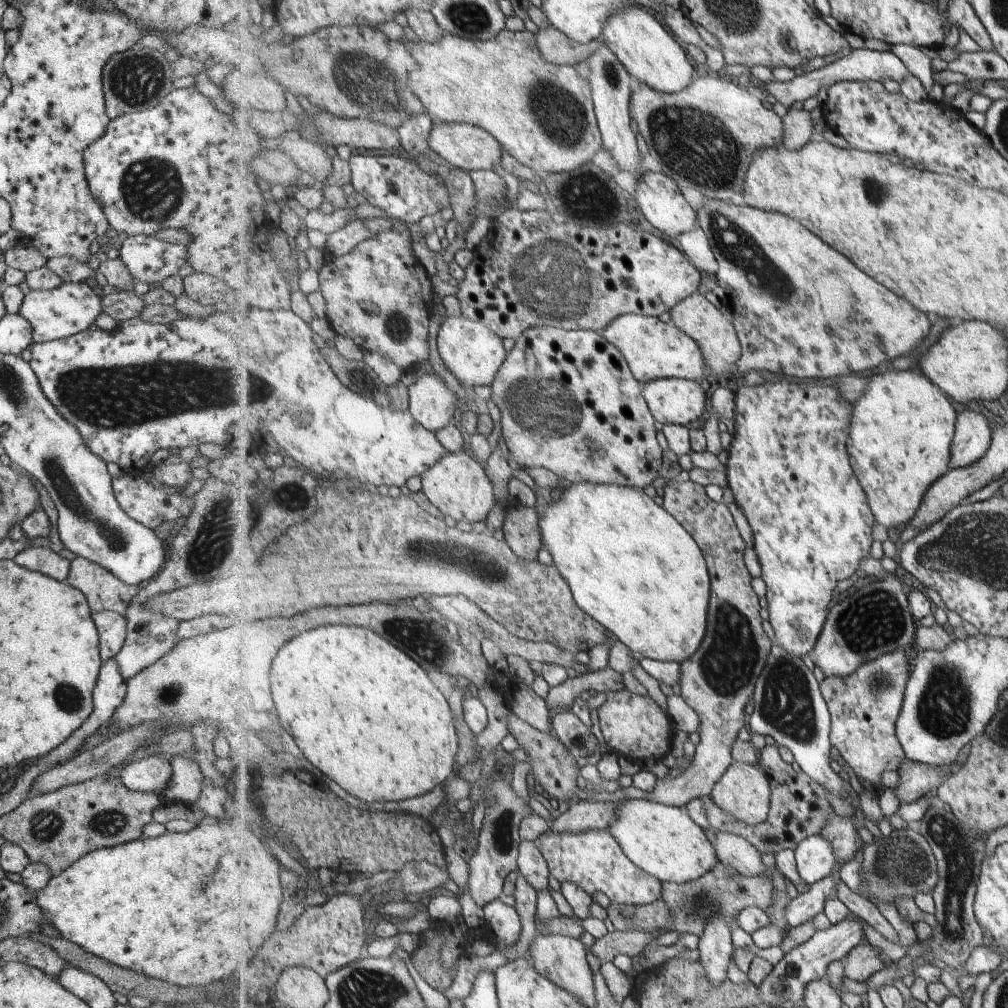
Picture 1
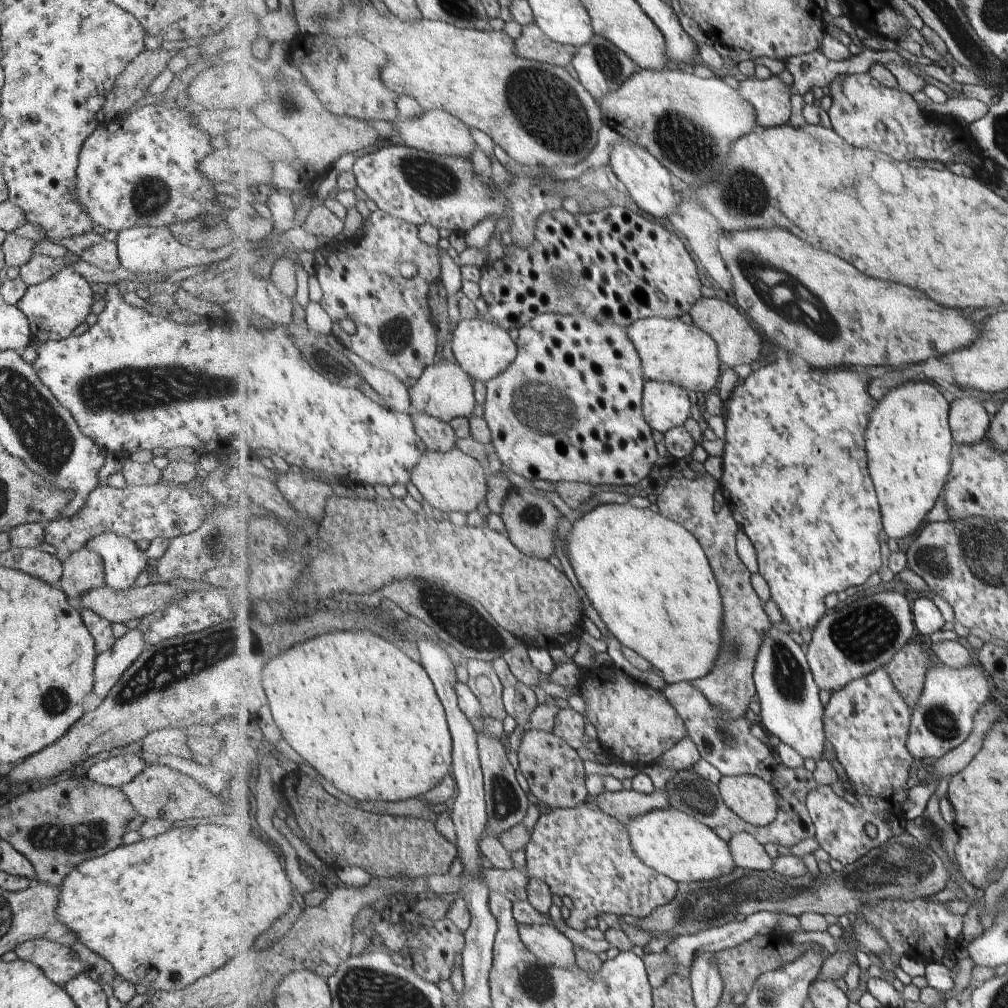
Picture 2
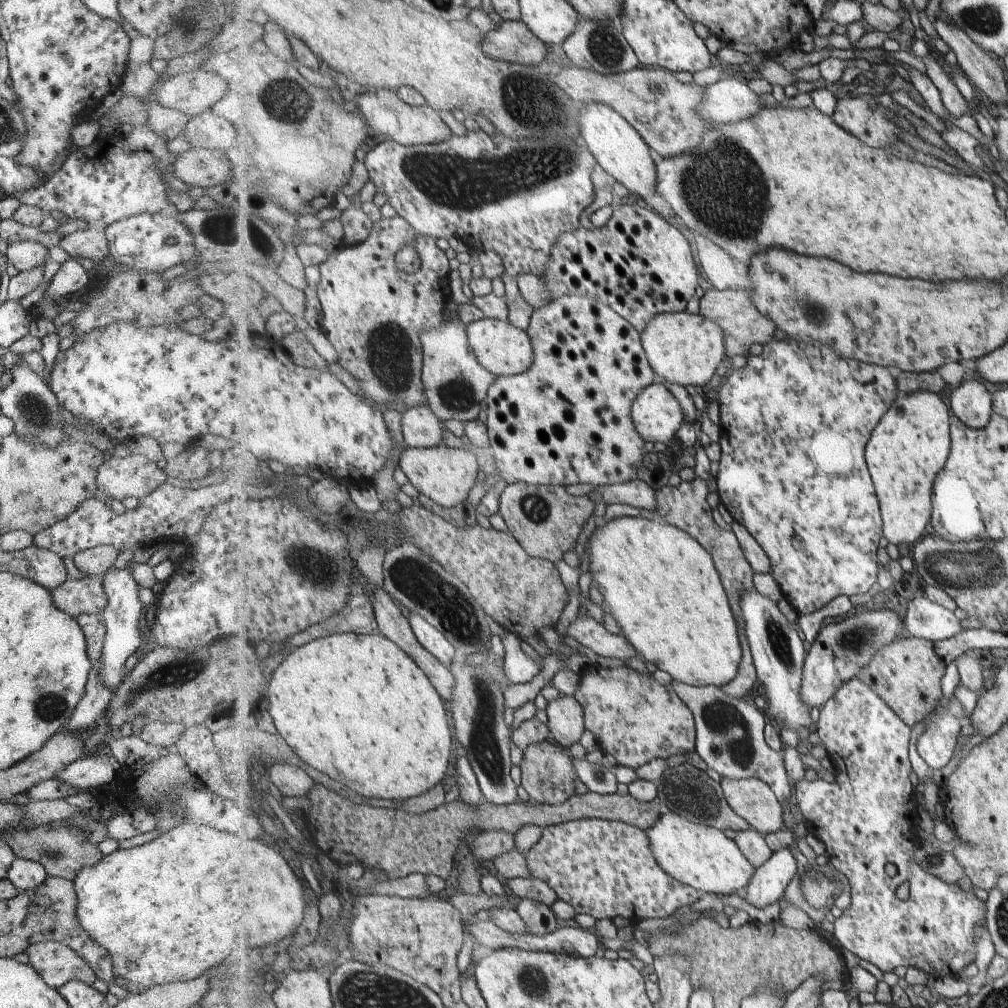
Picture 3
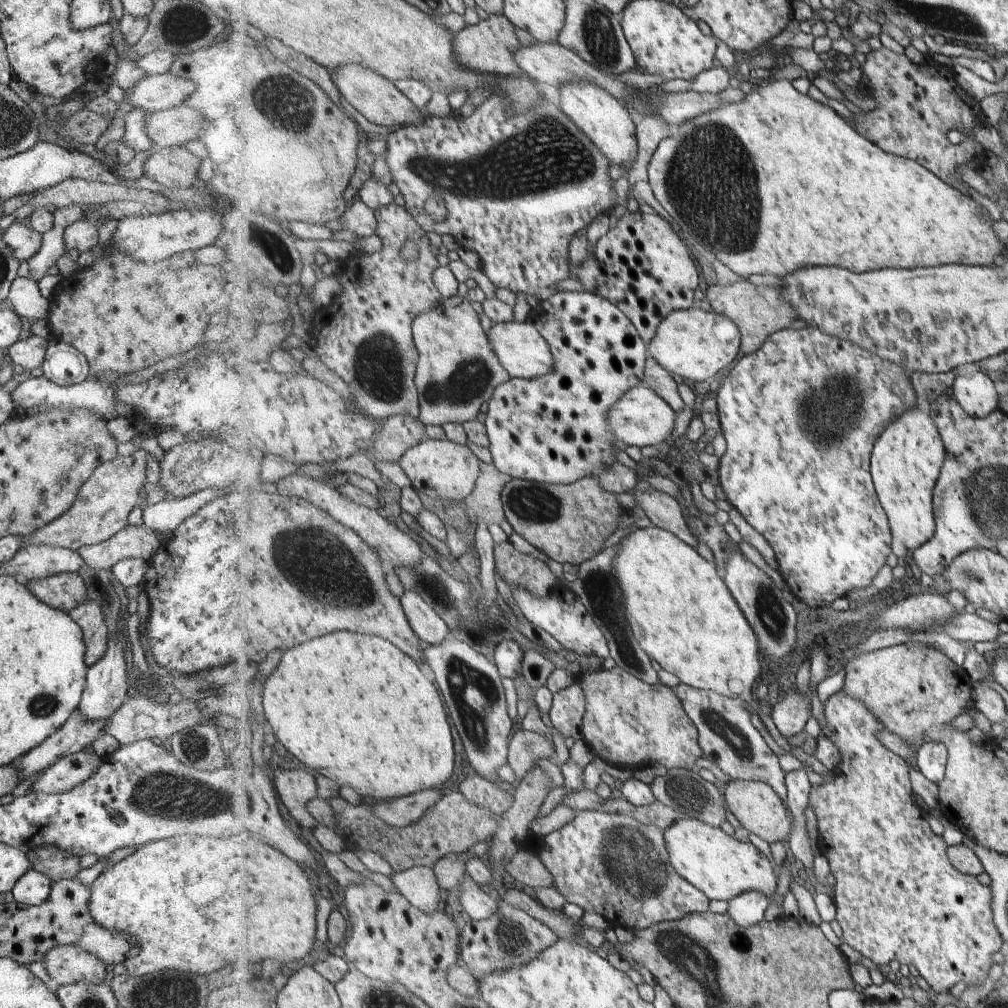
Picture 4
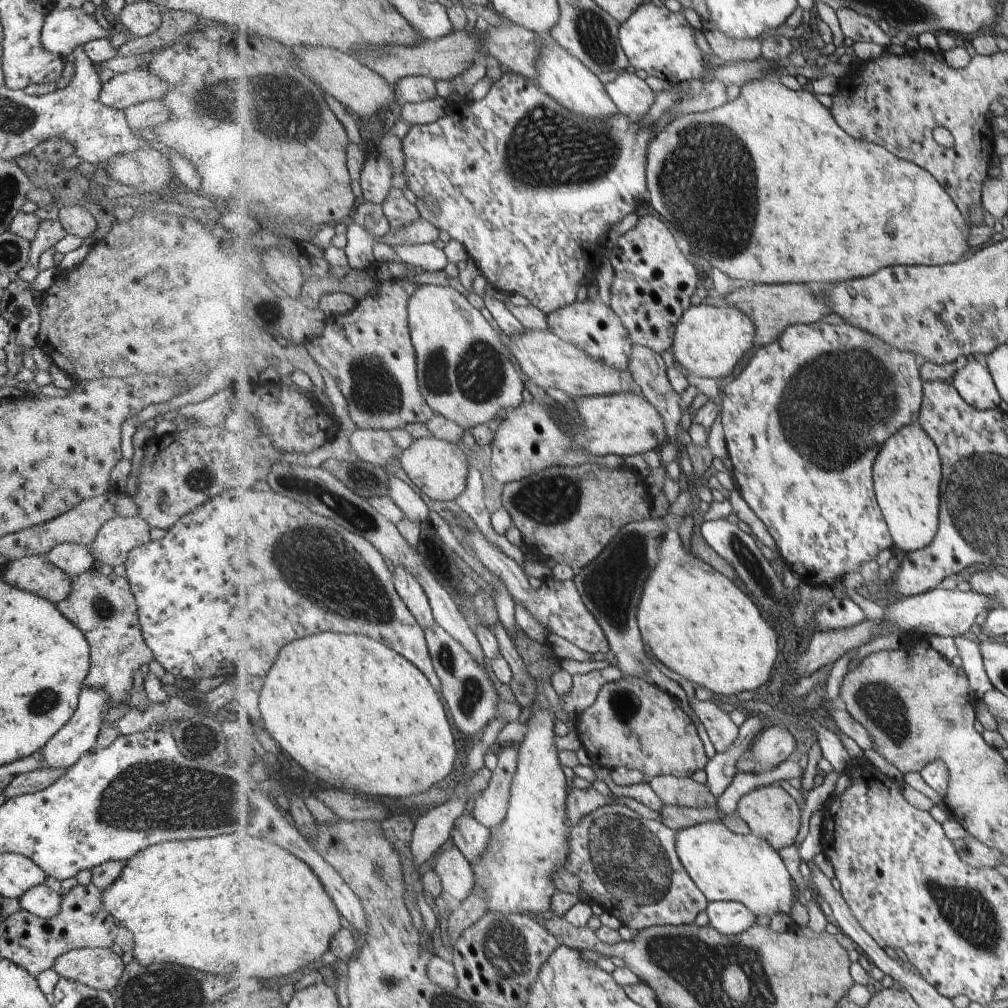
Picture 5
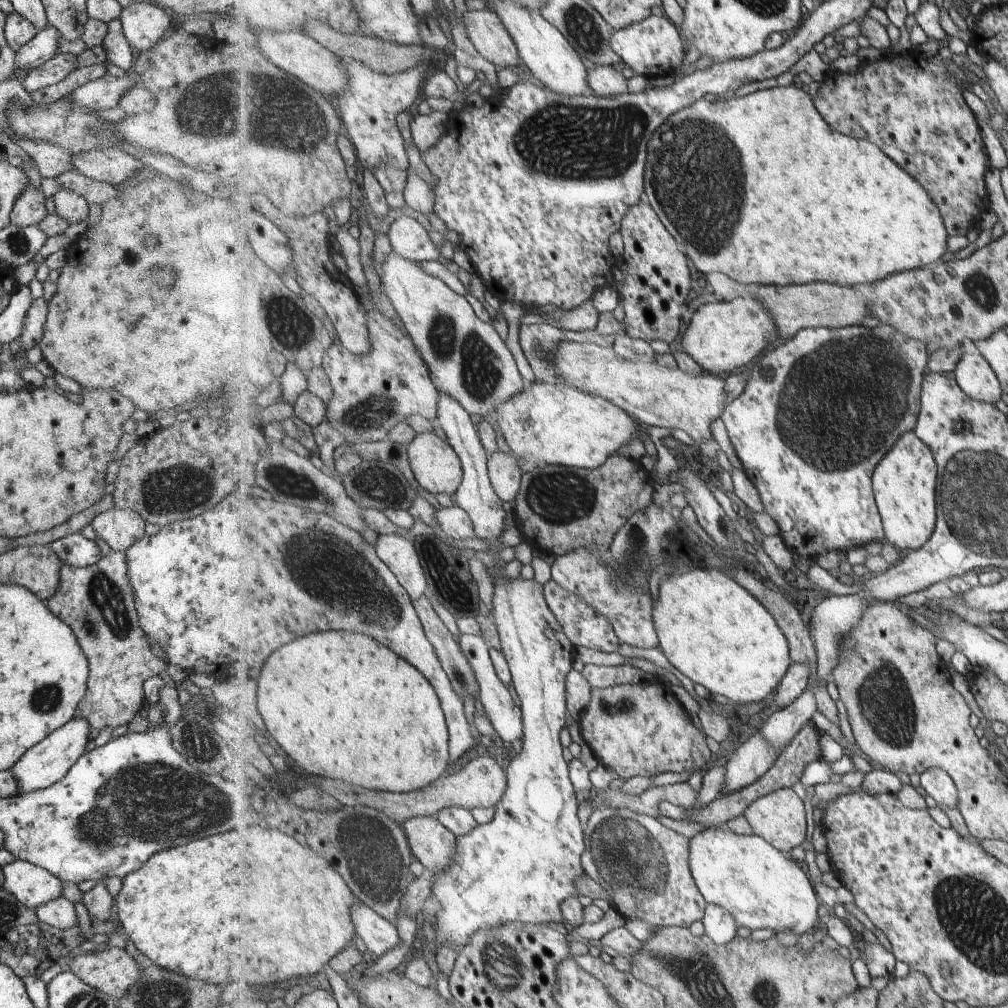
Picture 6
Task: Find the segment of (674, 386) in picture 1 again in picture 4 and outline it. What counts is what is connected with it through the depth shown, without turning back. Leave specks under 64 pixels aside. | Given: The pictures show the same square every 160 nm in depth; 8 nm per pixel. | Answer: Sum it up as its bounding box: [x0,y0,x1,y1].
[610,384,676,446]

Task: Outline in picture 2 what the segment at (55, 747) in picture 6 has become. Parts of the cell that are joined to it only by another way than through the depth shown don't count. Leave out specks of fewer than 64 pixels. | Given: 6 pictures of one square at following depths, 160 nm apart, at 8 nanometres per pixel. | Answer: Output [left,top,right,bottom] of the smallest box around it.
[85,531,147,590]

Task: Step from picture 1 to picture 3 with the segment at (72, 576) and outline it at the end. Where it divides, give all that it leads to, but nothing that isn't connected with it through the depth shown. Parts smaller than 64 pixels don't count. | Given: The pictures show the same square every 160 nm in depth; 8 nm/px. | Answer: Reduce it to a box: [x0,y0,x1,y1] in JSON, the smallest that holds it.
[72,545,118,578]

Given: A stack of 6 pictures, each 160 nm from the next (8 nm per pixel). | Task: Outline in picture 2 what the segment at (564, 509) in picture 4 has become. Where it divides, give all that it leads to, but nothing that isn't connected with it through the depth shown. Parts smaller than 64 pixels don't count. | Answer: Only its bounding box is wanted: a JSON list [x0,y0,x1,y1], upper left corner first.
[501,489,559,559]

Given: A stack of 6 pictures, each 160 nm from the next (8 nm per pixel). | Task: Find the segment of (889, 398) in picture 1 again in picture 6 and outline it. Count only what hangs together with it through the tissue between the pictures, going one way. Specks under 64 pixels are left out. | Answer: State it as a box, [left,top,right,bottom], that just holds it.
[873,431,938,553]

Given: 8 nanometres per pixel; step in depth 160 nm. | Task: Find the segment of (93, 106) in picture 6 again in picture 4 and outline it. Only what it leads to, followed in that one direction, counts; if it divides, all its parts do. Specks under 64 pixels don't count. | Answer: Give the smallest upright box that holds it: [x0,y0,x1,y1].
[123,73,196,112]

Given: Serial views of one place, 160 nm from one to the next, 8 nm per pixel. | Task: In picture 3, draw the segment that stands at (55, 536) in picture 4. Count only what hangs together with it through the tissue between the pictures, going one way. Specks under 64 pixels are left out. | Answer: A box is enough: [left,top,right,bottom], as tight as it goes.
[94,454,167,505]

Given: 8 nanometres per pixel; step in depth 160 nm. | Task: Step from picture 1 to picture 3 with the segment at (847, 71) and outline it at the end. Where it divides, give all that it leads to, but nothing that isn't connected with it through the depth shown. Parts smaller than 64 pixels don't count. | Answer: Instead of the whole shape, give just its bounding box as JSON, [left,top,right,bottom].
[700,76,765,125]

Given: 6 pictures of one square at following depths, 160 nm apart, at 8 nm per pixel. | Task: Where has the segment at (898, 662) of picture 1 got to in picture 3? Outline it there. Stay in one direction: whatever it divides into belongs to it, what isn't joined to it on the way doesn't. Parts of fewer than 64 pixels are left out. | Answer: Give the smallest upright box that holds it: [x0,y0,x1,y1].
[795,678,987,976]

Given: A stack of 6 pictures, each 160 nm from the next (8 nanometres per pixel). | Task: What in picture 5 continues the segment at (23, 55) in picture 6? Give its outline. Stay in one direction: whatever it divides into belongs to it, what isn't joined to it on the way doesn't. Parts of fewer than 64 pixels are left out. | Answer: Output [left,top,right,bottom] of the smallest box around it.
[39,8,113,59]

